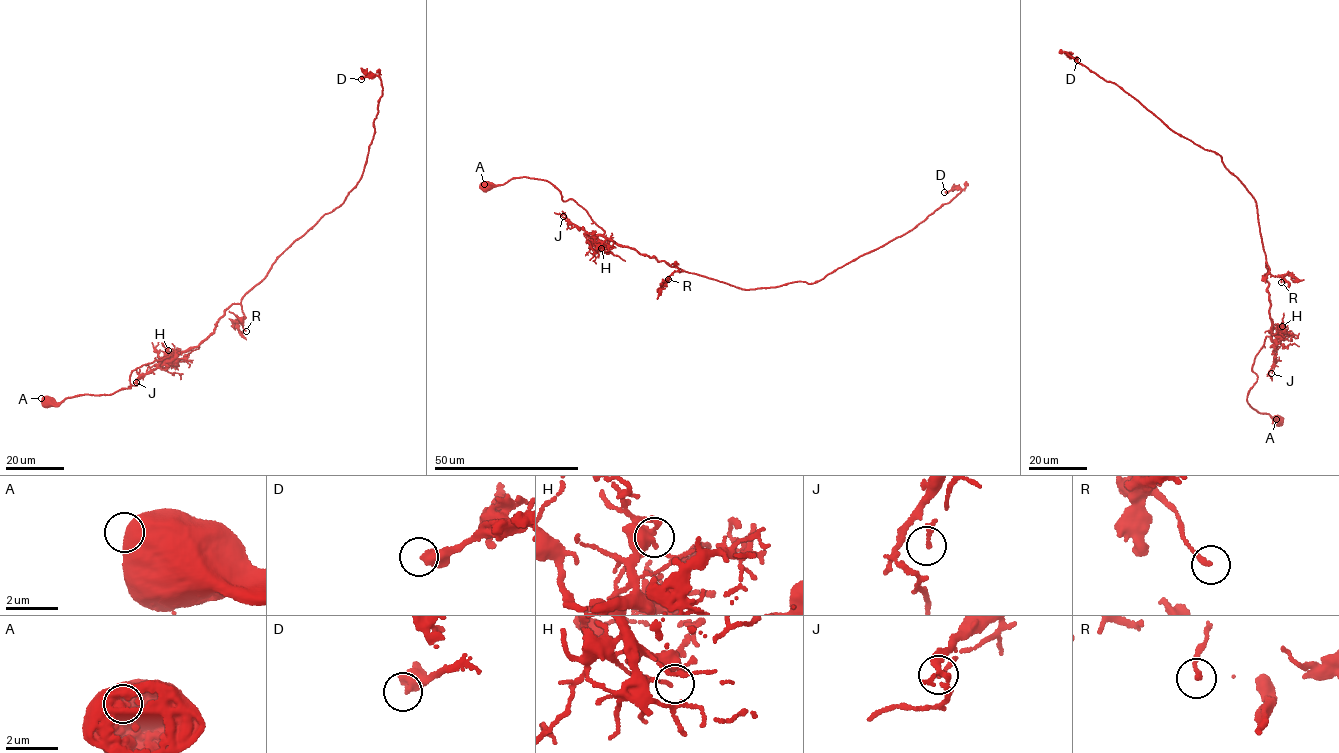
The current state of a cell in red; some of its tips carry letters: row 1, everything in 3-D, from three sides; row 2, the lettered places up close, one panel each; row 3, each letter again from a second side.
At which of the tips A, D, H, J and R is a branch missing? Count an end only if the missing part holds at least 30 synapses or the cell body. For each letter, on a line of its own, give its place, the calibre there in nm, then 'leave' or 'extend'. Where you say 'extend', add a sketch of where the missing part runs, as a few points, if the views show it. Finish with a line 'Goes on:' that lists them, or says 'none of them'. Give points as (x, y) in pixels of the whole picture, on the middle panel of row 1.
A: (484, 184) | 1050 nm | leave
D: (944, 192) | 360 nm | extend | (944, 192), (950, 175)
H: (601, 248) | 120 nm | leave
J: (563, 216) | 170 nm | leave
R: (668, 279) | 180 nm | leave
Goes on: D

